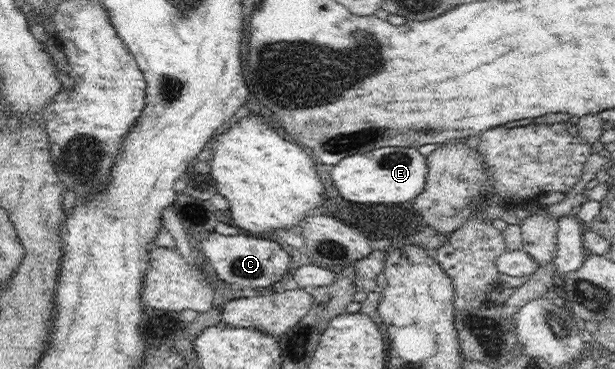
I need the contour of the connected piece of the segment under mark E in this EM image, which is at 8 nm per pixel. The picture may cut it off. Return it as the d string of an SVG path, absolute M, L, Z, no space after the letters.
M382 148L340 160L332 168L330 178L344 198L366 204L414 200L424 190L427 174L426 157L416 148Z

